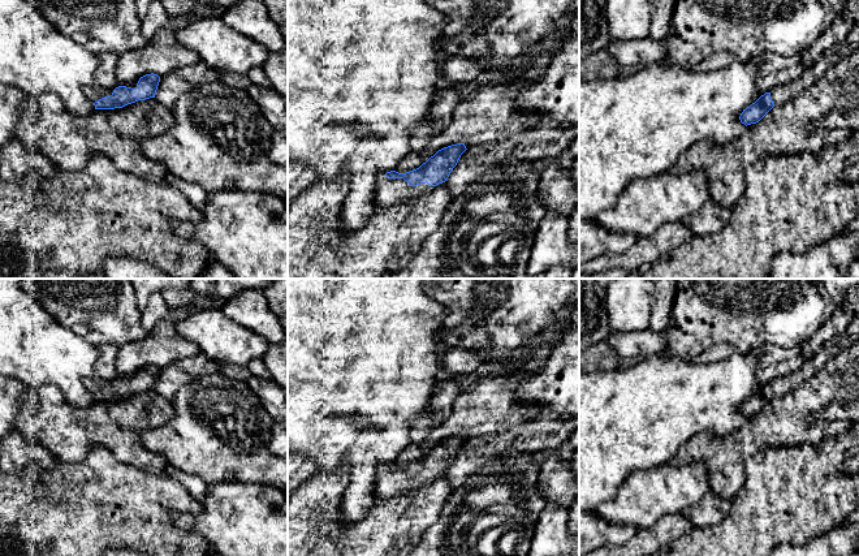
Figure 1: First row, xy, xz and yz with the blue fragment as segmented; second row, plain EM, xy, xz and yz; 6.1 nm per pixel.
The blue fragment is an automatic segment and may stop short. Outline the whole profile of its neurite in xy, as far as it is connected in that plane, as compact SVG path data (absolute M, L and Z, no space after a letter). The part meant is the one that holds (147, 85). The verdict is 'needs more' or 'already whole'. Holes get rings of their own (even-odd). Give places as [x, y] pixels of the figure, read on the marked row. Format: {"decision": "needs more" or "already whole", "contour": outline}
{"decision": "needs more", "contour": "M146 74L139 78L137 87L118 86L113 91L90 86L85 90L87 98L94 103L95 109L122 108L138 100L155 98L160 77L157 74Z"}

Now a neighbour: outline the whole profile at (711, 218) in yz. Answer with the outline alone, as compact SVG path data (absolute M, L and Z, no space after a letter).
M708 201L700 211L690 215L682 223L696 236L708 236L720 230L730 219L731 208L722 208Z

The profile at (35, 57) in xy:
M0 0L0 83L20 89L30 98L57 94L66 111L87 116L95 111L85 90L94 86L98 55L61 34L29 0Z

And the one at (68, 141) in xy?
M47 92L36 98L30 98L30 104L20 118L17 137L26 148L42 154L57 169L81 171L94 155L107 156L118 169L143 178L148 182L165 182L169 173L167 167L157 160L151 160L142 151L142 142L168 132L174 124L170 109L161 105L156 98L138 100L122 108L95 109L87 116L75 116L66 111L61 98L55 92Z

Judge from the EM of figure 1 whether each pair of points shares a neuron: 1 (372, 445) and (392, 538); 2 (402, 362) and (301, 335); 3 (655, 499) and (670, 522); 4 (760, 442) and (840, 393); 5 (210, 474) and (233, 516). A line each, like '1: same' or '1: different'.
1: different
2: same
3: different
4: same
5: different

